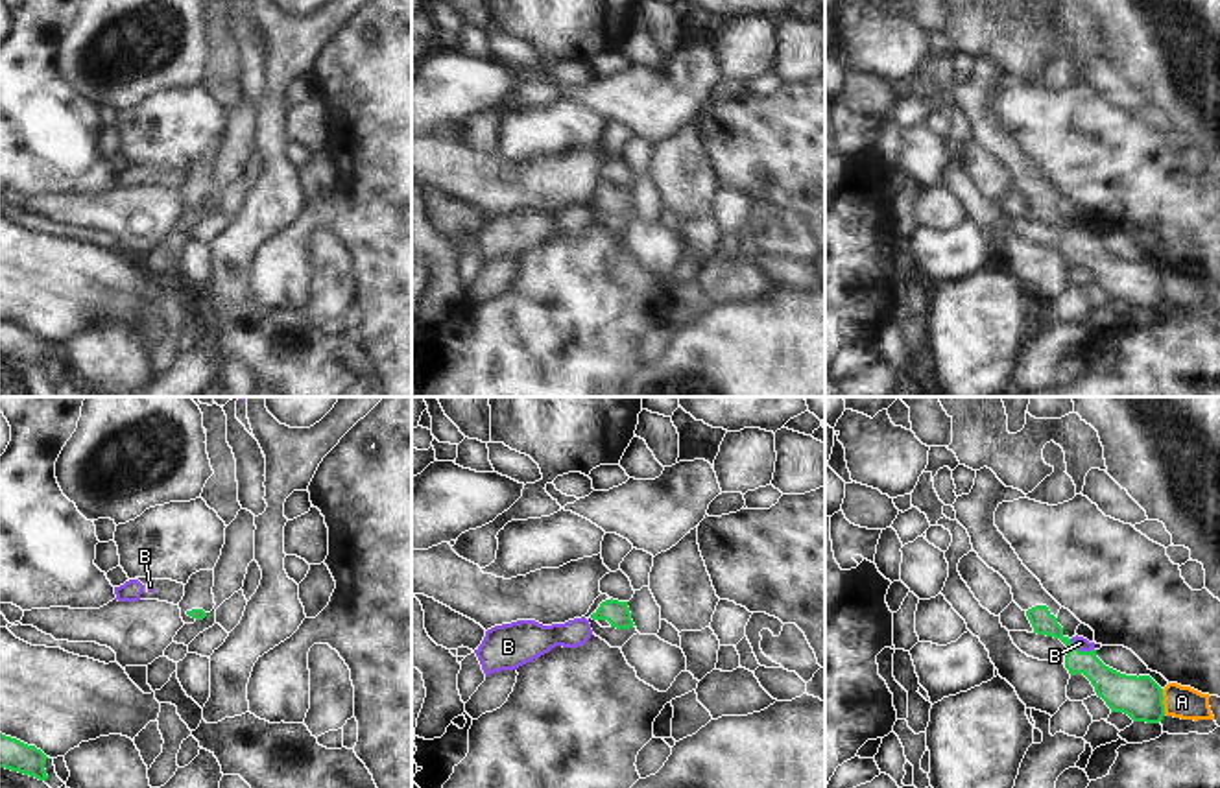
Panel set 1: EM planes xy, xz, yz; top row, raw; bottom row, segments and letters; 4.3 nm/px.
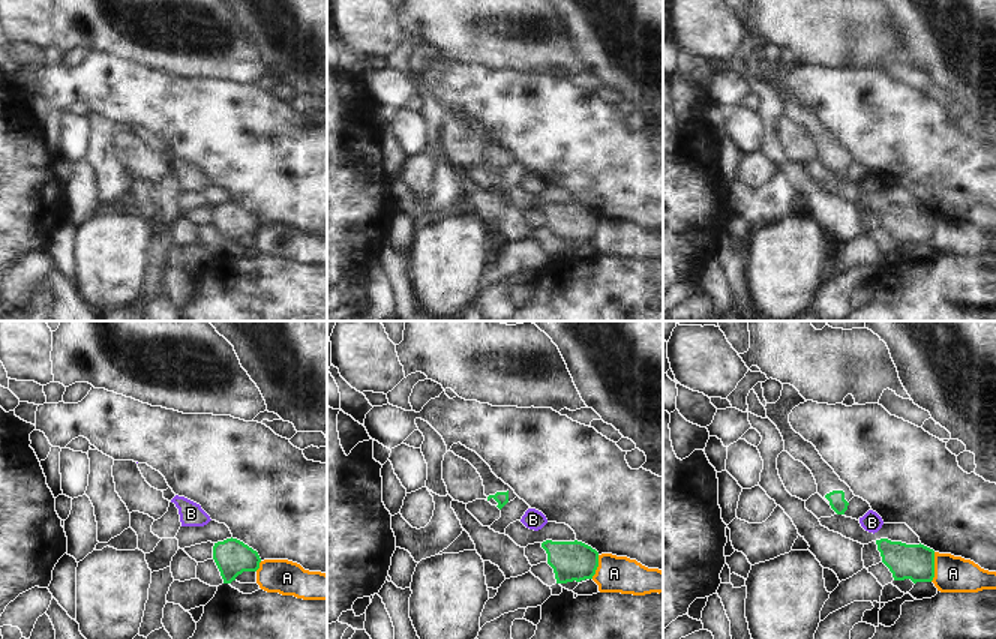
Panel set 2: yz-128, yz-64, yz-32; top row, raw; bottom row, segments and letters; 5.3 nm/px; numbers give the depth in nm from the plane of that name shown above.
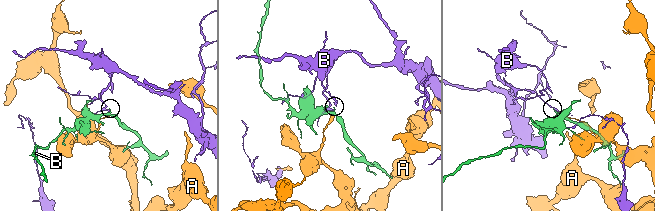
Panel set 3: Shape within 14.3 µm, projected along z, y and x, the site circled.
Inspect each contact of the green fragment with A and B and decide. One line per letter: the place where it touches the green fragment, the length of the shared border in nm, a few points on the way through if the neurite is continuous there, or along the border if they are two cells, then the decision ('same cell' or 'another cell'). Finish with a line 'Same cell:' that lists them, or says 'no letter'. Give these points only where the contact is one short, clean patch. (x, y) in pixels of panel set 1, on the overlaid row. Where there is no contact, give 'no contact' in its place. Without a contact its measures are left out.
A: contact yz (1161, 702); length 120 nm; border yz (1161, 689), (1165, 715); another cell
B: contact yz (1082, 652); length 120 nm; border yz (1069, 639), (1080, 650), (1093, 650); another cell
Same cell: no letter

